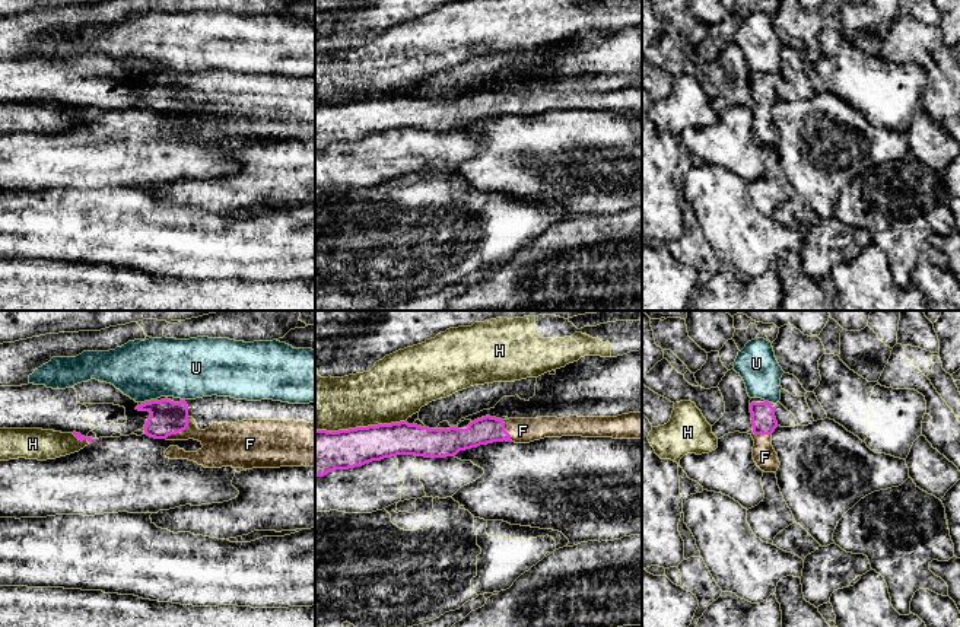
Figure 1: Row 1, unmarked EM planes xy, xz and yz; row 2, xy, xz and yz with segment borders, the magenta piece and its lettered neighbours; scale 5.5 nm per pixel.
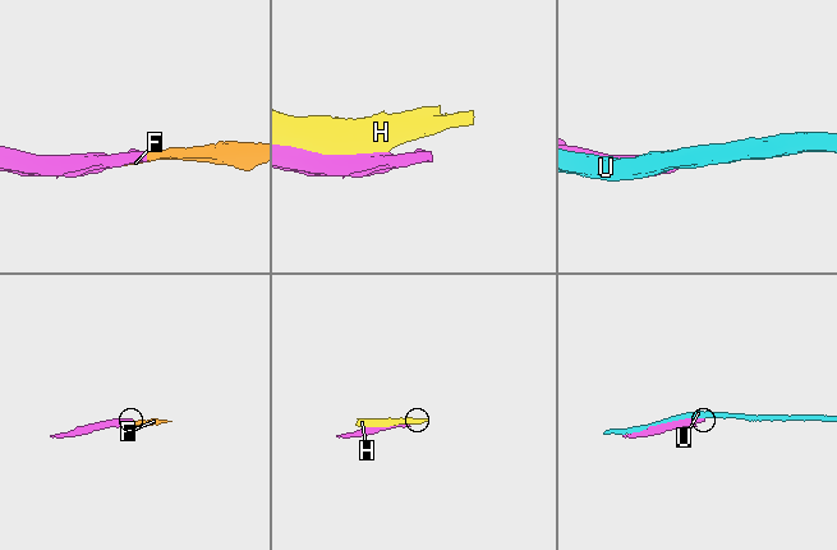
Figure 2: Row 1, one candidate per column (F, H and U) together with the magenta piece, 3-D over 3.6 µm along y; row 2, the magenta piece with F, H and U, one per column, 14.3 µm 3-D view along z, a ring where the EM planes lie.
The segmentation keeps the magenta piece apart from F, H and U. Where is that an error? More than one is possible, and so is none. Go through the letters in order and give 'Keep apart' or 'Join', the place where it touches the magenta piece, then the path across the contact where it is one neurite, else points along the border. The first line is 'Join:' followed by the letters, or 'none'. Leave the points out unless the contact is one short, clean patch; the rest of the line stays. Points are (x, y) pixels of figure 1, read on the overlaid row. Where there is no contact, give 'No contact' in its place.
Join: F
F: Join. Touches magenta at xy (180, 430)
H: Keep apart. Touches magenta at xz (359, 427)
U: Keep apart. Touches magenta at yz (768, 401)

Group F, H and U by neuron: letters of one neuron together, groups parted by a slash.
F / H / U

